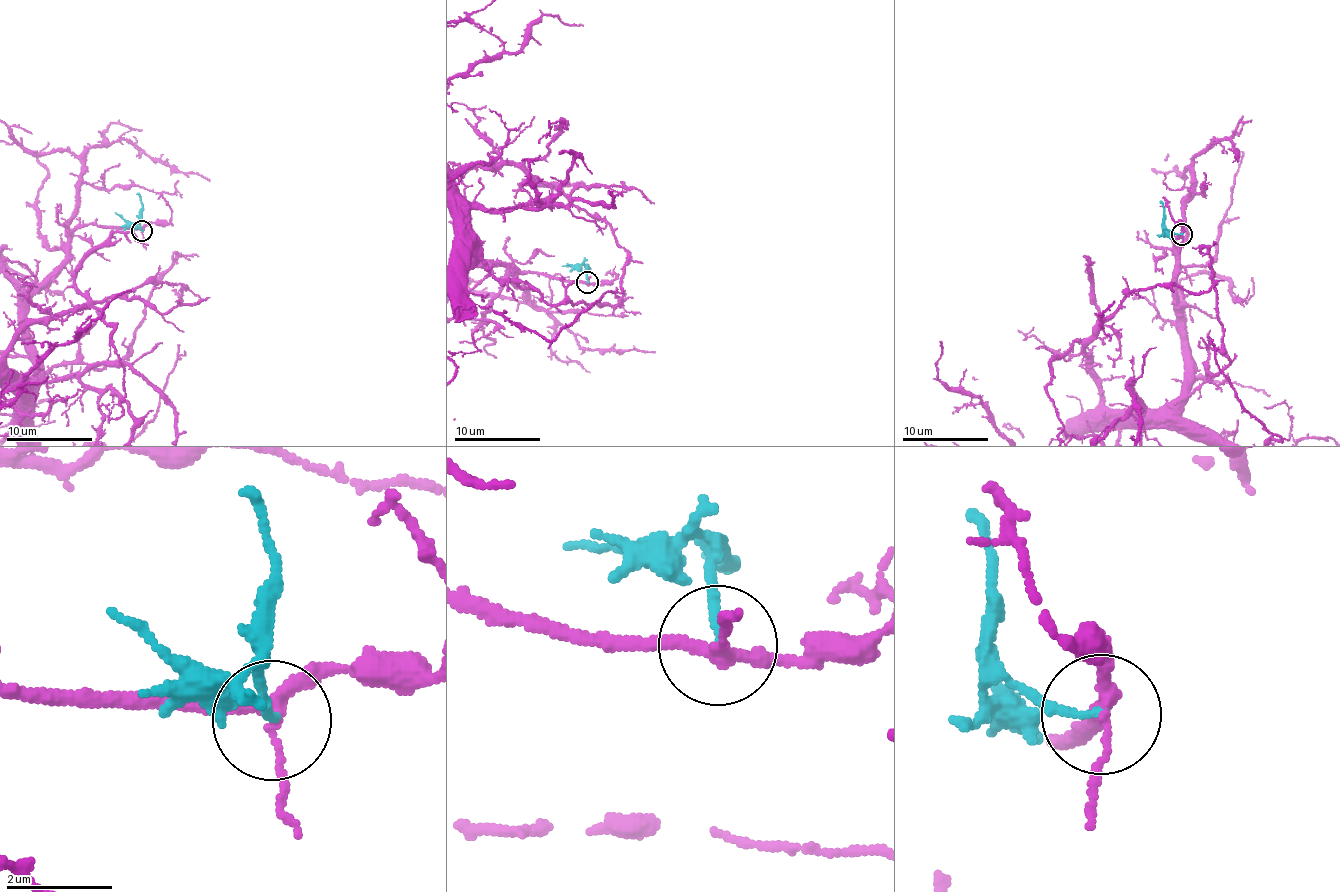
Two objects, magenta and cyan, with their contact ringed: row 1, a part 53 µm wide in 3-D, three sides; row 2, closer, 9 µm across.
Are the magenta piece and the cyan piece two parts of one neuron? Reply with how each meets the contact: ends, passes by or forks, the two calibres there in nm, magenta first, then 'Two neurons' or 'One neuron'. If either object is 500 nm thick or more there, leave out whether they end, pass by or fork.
At the ring magenta forks. At the ring cyan ends. Thickness 190 nm (magenta) against 150 nm. Two neurons

